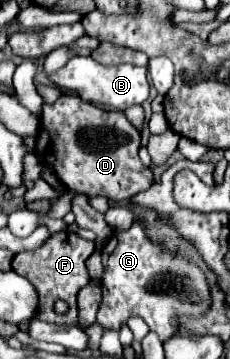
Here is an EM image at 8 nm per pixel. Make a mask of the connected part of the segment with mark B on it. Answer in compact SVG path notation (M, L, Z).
M71 57L65 67L55 73L49 73L47 79L67 91L75 91L81 101L93 103L103 109L111 111L125 111L133 105L141 105L149 97L149 81L147 81L147 67L137 67L131 63L121 65L101 65L91 57Z

